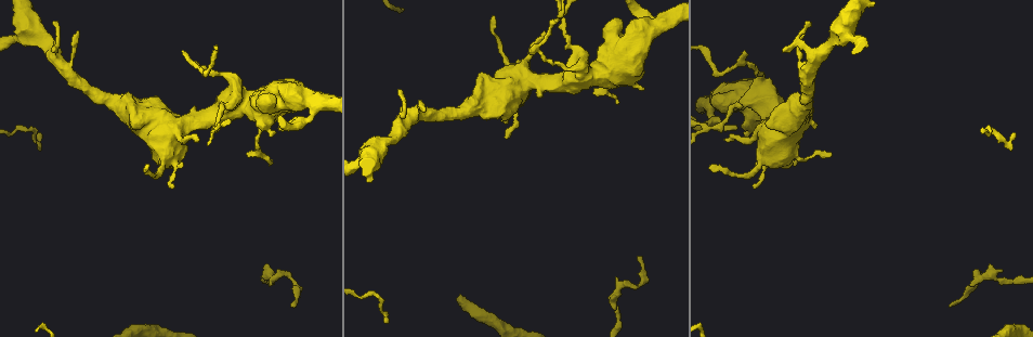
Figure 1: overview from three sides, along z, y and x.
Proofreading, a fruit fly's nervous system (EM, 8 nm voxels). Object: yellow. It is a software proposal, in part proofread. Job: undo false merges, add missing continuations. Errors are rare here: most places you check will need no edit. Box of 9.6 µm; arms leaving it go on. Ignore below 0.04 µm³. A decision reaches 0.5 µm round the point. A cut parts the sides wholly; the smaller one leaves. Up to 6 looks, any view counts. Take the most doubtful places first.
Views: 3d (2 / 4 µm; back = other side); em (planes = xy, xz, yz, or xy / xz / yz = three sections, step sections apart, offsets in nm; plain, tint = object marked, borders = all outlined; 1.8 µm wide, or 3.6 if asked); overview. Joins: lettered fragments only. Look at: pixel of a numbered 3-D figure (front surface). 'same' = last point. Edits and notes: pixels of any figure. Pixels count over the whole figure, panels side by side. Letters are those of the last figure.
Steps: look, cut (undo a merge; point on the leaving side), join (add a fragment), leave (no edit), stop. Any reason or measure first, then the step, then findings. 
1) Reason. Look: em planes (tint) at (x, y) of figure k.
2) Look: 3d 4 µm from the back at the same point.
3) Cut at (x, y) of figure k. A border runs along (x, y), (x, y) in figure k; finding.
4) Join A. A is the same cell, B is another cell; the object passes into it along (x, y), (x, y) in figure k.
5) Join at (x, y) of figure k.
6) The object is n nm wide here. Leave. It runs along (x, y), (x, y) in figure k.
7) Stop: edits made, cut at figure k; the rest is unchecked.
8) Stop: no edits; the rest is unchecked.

Branch stops here. Look: em xy step 8 (tint) at (642, 89) of figure 1.

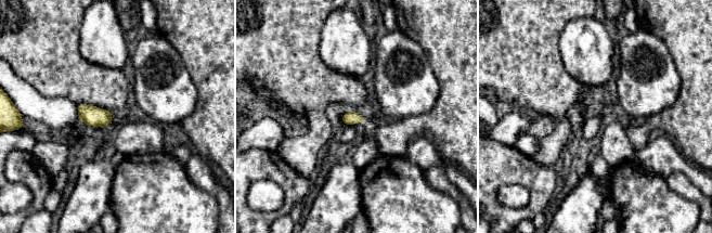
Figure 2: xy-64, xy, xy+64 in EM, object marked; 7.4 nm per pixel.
Look: em planes (borders) at the same point.

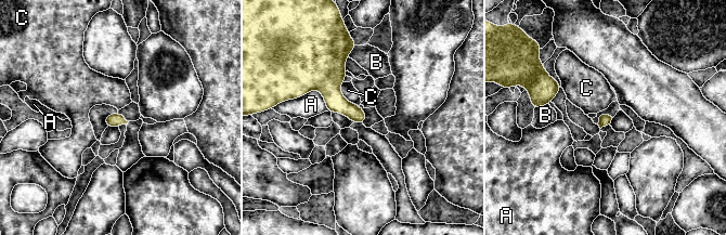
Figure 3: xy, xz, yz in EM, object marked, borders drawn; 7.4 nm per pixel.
Leave. A, B and C are other cells; a border runs along (342, 81), (340, 92), (359, 105) in figure 3; no lettered fragment goes on from it.

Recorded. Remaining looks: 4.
Calibre changes. Look: em xz step 16 (borders) at (216, 72) of figure 1.

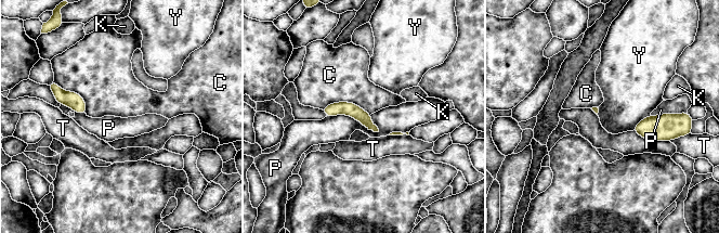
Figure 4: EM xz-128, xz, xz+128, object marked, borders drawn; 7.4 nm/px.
Leave. C, K, P, T and Y are other cells; it runs along (326, 109), (353, 109), (373, 127) in figure 4; one cell here.

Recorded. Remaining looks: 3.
Thin end. Look: 3d 2 µm at (79, 32) of figure 1.

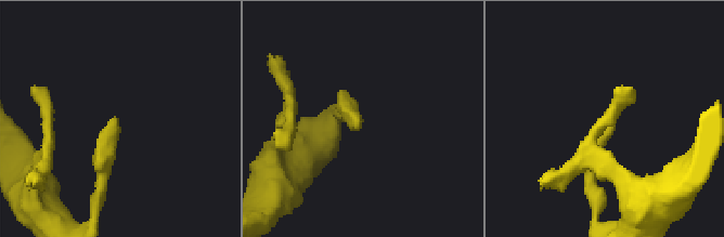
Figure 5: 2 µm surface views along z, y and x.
Look: em 3.6 µm xy step 16 (tint) at (354, 123) of figure 5.

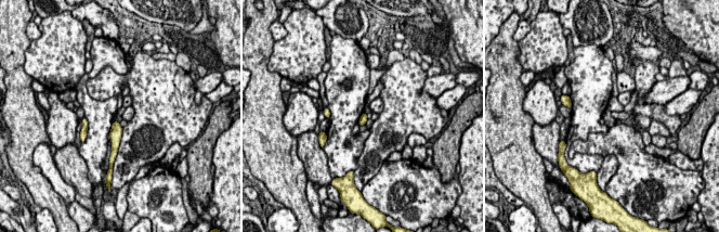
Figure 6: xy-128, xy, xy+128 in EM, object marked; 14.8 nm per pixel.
Another direction. Look: em 3.6 µm yz step 4 (borders) at the same point.

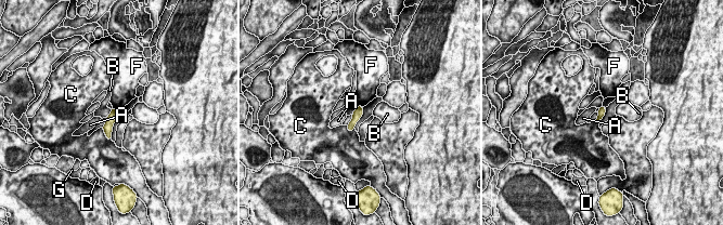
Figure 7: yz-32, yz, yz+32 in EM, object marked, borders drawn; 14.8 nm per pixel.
Leave. A, B, C, D, F and G are other cells; none of them fits.

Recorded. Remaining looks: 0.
Stop: no edits; the rest is unchecked.

